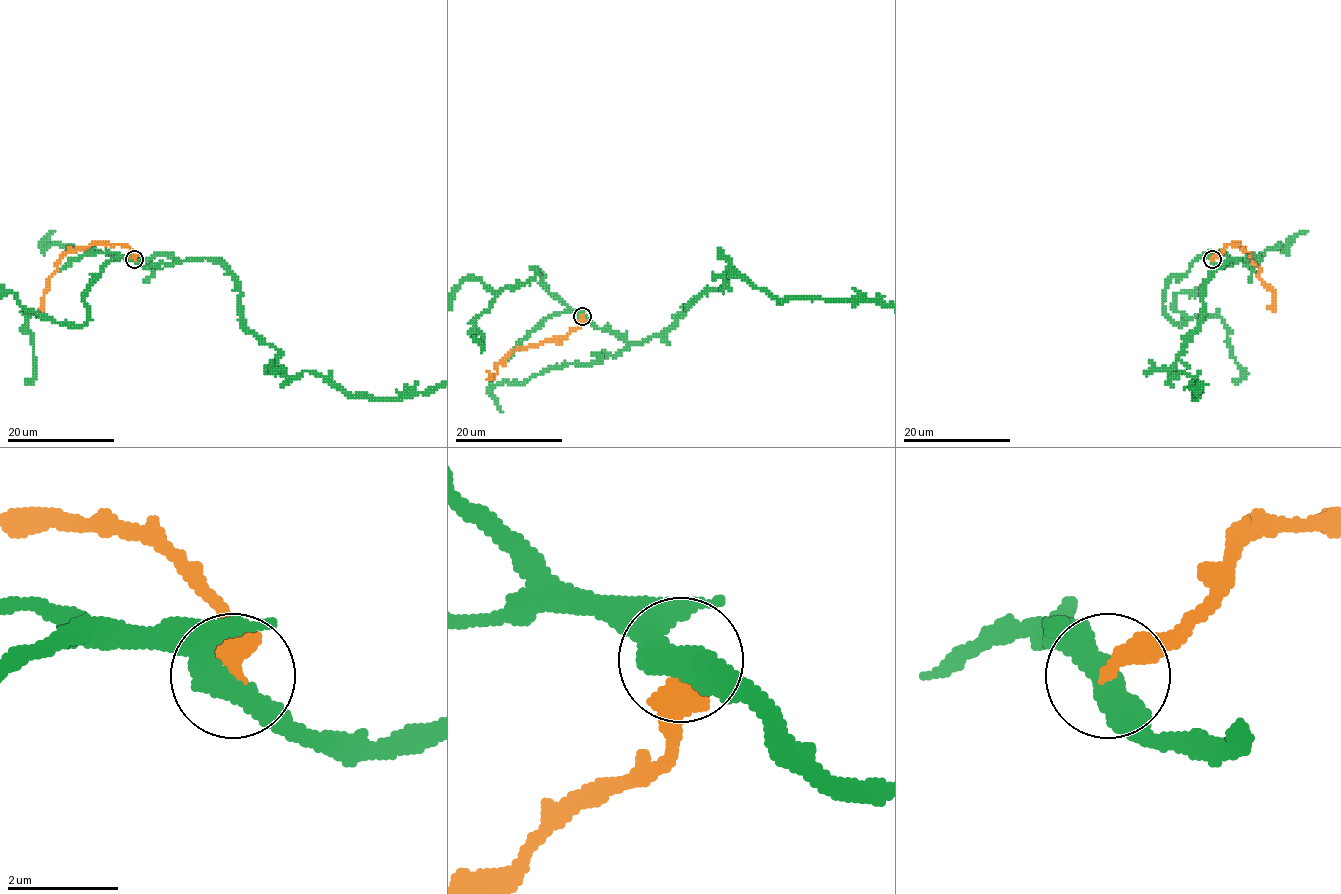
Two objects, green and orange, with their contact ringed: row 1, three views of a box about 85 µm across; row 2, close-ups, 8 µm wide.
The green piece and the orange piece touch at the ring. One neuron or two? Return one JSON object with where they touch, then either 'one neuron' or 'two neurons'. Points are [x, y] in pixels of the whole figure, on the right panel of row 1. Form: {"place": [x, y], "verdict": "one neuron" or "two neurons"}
{"place": [1212, 259], "verdict": "two neurons"}

